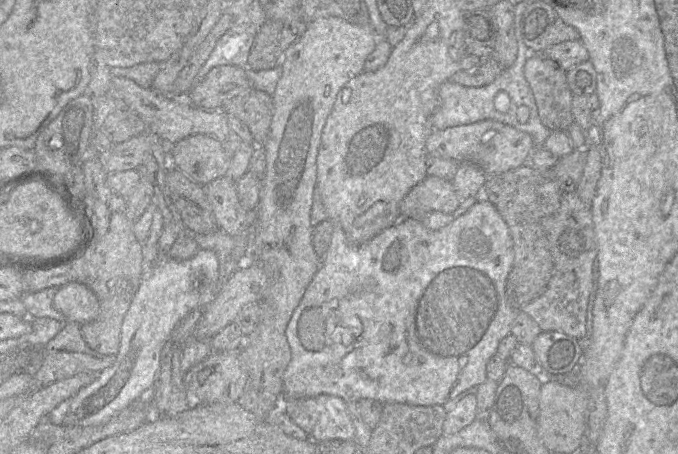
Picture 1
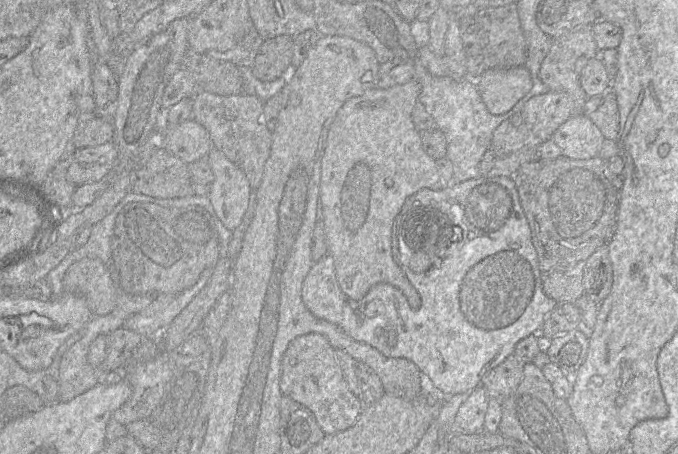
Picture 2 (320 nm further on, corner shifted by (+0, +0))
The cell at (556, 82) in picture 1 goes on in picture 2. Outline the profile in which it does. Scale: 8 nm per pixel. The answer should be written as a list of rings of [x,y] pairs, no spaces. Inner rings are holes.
[[[585,25],[552,40],[549,52],[545,56],[539,77],[549,91],[567,93],[576,104],[576,113],[581,113],[587,95],[581,86],[581,73],[592,58],[599,56],[592,25]]]

